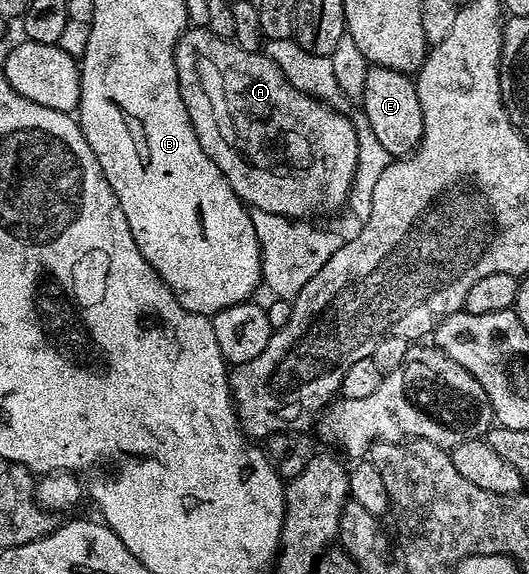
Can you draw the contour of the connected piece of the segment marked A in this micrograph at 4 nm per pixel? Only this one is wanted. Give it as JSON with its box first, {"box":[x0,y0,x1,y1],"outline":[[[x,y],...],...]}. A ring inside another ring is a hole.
{"box":[174,26,358,220],"outline":[[[205,26],[193,27],[183,31],[174,50],[180,97],[184,101],[184,109],[188,109],[190,124],[196,129],[196,137],[204,149],[204,153],[208,153],[208,157],[212,157],[212,161],[216,161],[216,169],[220,169],[220,173],[224,173],[224,177],[228,177],[228,185],[232,185],[232,189],[241,197],[247,208],[264,210],[270,214],[280,214],[291,220],[305,220],[308,217],[305,215],[330,215],[333,211],[340,210],[341,207],[343,210],[354,189],[354,174],[358,164],[358,128],[355,120],[352,121],[348,116],[342,115],[346,113],[343,113],[339,108],[330,107],[327,103],[313,99],[312,96],[305,95],[303,91],[293,87],[288,81],[288,77],[284,77],[284,73],[280,73],[277,65],[261,50],[244,49],[239,43],[214,36]]]}

